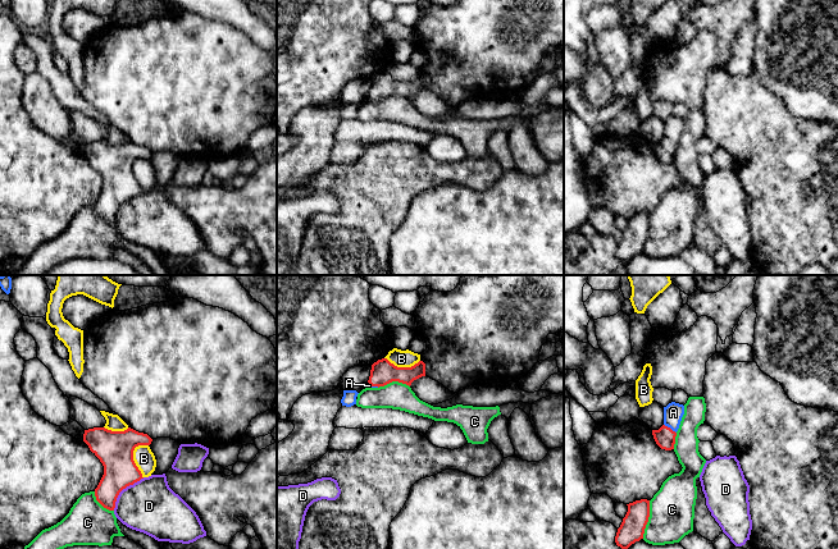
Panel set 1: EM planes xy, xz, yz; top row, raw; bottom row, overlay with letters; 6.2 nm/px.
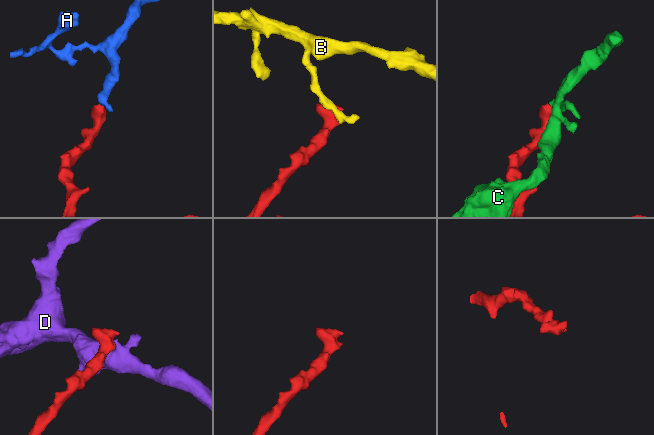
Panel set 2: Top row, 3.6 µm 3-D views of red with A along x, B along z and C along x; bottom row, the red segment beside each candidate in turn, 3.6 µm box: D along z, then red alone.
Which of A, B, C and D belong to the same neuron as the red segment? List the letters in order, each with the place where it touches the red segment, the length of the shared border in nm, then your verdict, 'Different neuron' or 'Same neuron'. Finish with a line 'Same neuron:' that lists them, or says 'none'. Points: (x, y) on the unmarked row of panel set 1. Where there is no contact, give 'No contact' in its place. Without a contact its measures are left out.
A: Touches red at yz (669, 141). Shared border 100 nm. Same neuron
B: Touches red at xy (132, 170). Shared border 220 nm. Different neuron
C: Touches red at yz (647, 233). Shared border 240 nm. Different neuron
D: Touches red at xy (123, 201). Shared border 280 nm. Different neuron
Same neuron: A

